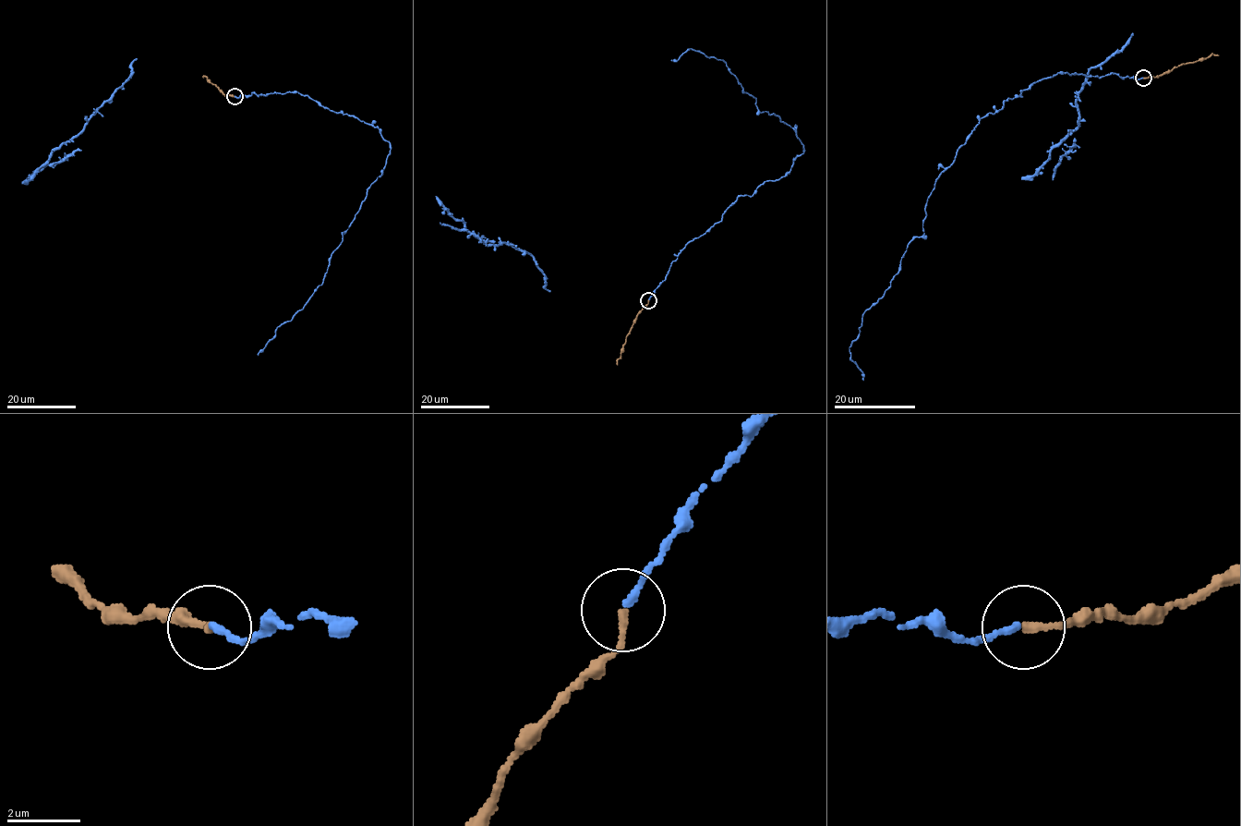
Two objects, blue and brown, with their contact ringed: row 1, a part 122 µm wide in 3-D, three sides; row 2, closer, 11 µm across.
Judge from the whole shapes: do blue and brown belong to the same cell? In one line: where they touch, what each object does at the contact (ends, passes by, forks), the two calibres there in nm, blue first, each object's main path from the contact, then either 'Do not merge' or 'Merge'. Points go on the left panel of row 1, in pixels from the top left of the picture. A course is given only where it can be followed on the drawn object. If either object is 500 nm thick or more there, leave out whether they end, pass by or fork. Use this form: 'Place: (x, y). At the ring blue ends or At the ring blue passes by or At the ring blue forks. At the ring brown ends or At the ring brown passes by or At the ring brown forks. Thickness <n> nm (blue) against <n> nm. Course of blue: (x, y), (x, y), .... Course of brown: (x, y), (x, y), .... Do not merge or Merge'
Place: (234, 96). At the ring blue ends. At the ring brown ends. Thickness 180 nm (blue) against 190 nm. Course of blue: (234, 96), (307, 95), (330, 111), (378, 126), (391, 147), (323, 283), (258, 355). Course of brown: (234, 96), (225, 96), (206, 77), (203, 78). Merge

